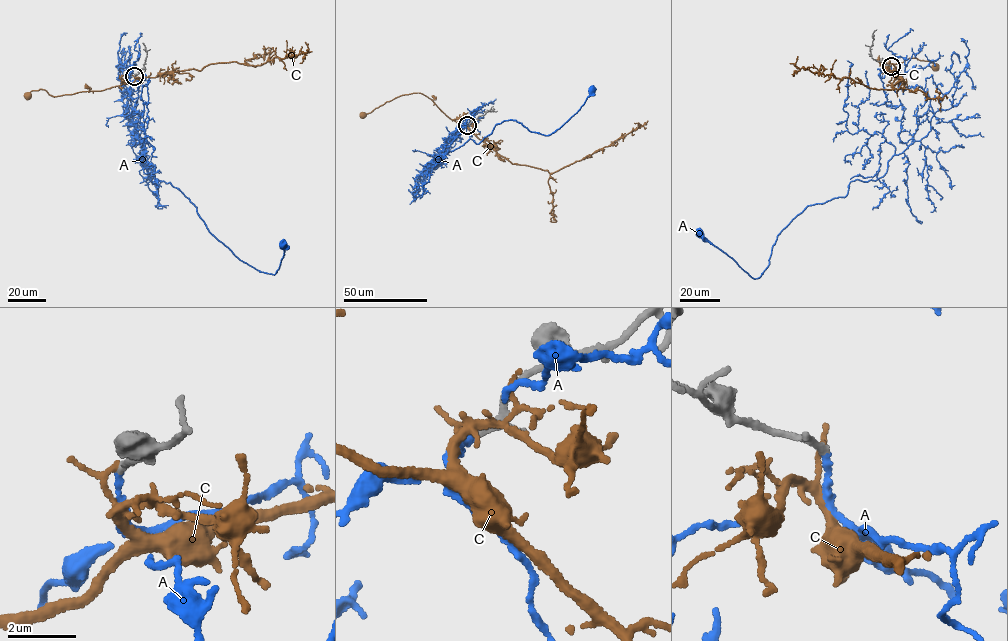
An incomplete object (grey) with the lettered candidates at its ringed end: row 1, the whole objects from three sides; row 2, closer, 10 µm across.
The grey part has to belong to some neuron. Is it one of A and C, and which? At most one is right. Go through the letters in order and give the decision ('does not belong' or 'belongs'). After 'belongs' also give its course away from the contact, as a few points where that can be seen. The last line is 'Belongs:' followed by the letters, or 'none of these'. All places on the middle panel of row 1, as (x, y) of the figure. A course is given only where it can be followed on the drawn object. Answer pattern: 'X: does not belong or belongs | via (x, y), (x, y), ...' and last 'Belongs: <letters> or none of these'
A: belongs | via (467, 125), (453, 133), (434, 168), (442, 151), (469, 139), (478, 144), (504, 121), (550, 134), (592, 89)
C: does not belong
Belongs: A

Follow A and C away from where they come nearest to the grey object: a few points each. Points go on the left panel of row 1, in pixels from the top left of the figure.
A: (135, 76), (133, 121), (155, 178), (261, 272), (276, 272), (283, 243)
C: (135, 75), (132, 83), (104, 90), (53, 96), (41, 88), (26, 96)

